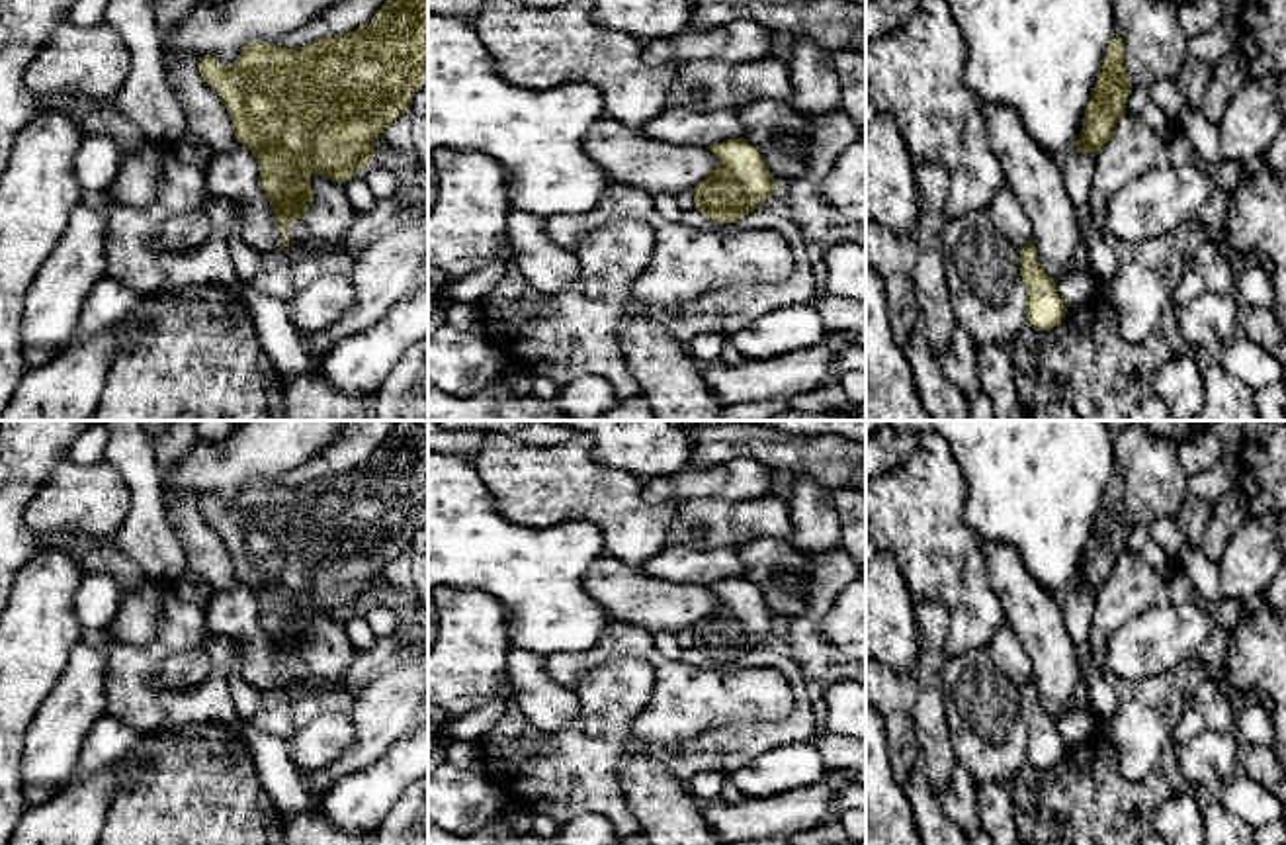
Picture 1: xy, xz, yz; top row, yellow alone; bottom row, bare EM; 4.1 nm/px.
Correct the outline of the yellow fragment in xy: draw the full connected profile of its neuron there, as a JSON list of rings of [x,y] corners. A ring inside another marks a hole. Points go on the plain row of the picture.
[[[399,421],[375,454],[346,473],[319,477],[299,487],[252,479],[233,505],[213,495],[197,501],[201,516],[229,548],[236,581],[258,597],[258,624],[281,661],[283,683],[278,690],[289,692],[289,663],[313,642],[309,614],[321,612],[346,622],[352,612],[364,608],[373,599],[373,579],[408,550],[416,528],[428,518],[428,421]]]

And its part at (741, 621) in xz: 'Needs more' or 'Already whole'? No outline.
Already whole

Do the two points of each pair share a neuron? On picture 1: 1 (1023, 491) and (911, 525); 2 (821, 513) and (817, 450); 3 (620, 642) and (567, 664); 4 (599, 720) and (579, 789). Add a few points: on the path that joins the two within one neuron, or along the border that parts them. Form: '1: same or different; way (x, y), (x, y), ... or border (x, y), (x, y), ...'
1: different; border (956, 464), (966, 488), (964, 523), (982, 542)
2: different; border (792, 476), (810, 476), (831, 489)
3: same; way (606, 648), (581, 664)
4: same; way (599, 738), (579, 761), (579, 771)

